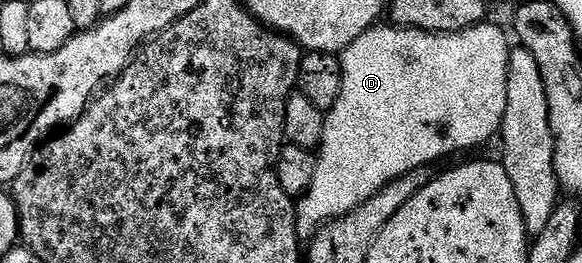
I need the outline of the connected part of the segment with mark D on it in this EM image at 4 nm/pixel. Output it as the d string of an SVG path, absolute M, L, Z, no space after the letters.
M492 22L478 24L475 28L467 28L464 32L418 32L415 28L401 28L398 26L376 26L370 28L357 42L353 42L341 54L343 62L343 81L341 82L341 98L325 114L325 134L323 142L317 149L317 174L313 178L313 186L298 201L297 215L299 217L300 237L310 238L323 227L329 220L335 220L338 216L344 216L352 212L357 206L361 206L369 198L380 192L386 184L392 184L400 180L405 174L409 174L418 168L426 168L434 165L434 160L442 156L451 156L454 152L463 152L466 148L475 148L483 144L491 135L498 133L503 127L503 115L505 114L505 98L507 97L507 67L509 66L509 54L511 48L507 44L507 36Z

